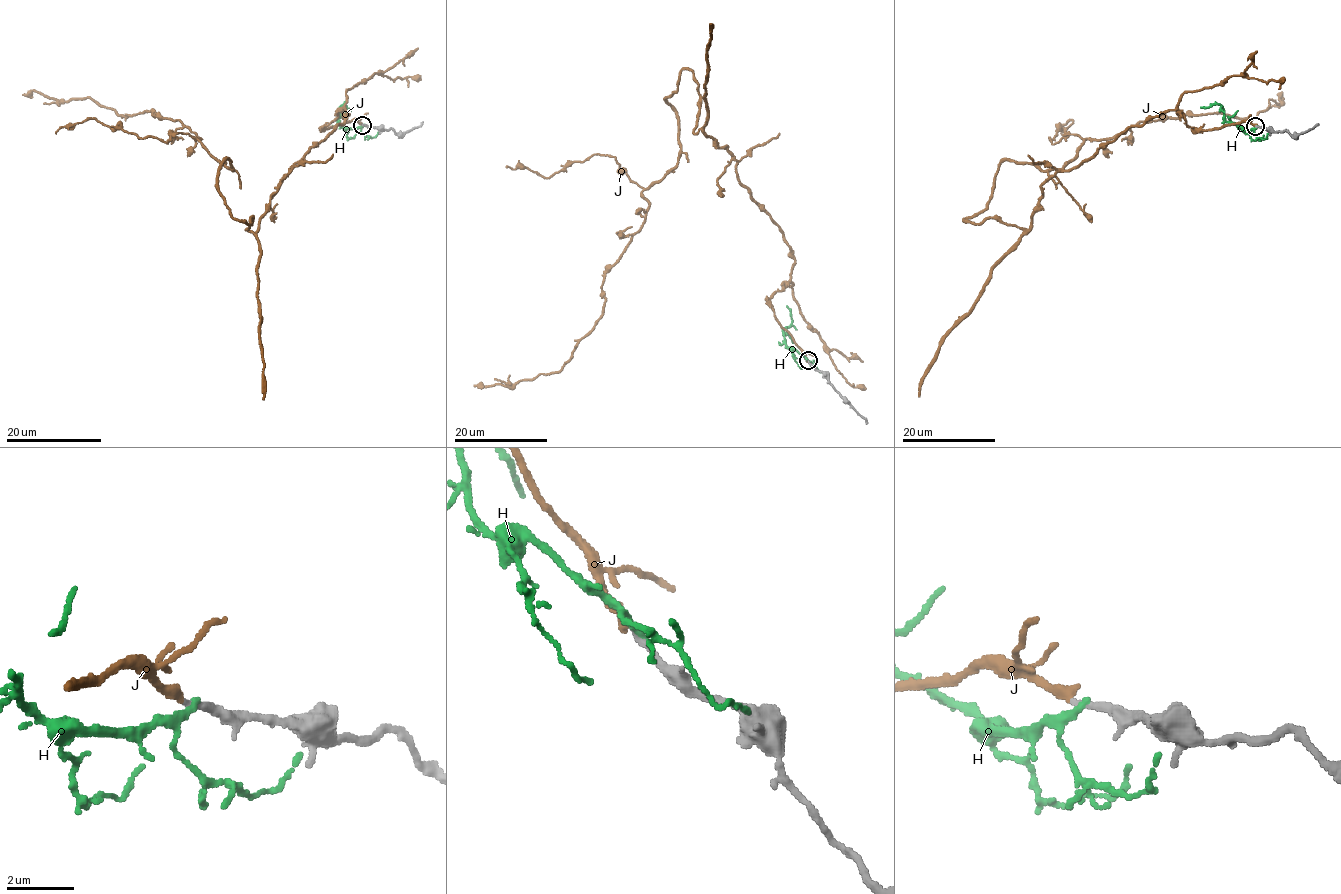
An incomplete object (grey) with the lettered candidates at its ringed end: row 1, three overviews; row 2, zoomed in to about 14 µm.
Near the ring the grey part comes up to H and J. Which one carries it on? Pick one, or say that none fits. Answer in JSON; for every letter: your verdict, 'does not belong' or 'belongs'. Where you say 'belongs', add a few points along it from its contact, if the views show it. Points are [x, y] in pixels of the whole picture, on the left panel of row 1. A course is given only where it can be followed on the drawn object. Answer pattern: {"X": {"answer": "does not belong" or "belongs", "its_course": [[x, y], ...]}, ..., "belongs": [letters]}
{"H": {"answer": "does not belong"}, "J": {"answer": "belongs", "its_course": [[362, 125], [324, 127], [349, 113], [255, 233], [218, 187], [230, 160], [179, 120], [23, 95]]}, "belongs": ["J"]}

